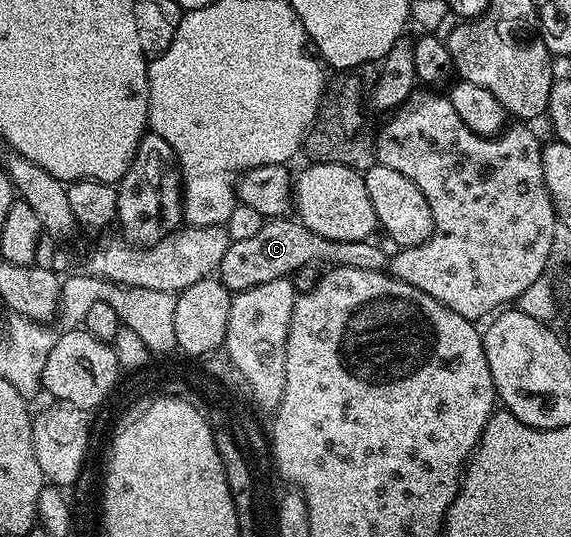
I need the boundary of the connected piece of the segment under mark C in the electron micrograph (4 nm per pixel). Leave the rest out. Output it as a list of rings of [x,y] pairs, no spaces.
[[[269,217],[251,237],[230,242],[227,253],[223,253],[219,278],[230,293],[236,293],[255,285],[265,285],[267,281],[296,276],[296,271],[301,271],[312,263],[322,263],[322,268],[325,269],[350,267],[384,271],[390,258],[390,252],[385,252],[377,241],[331,241],[307,229],[296,218]]]

